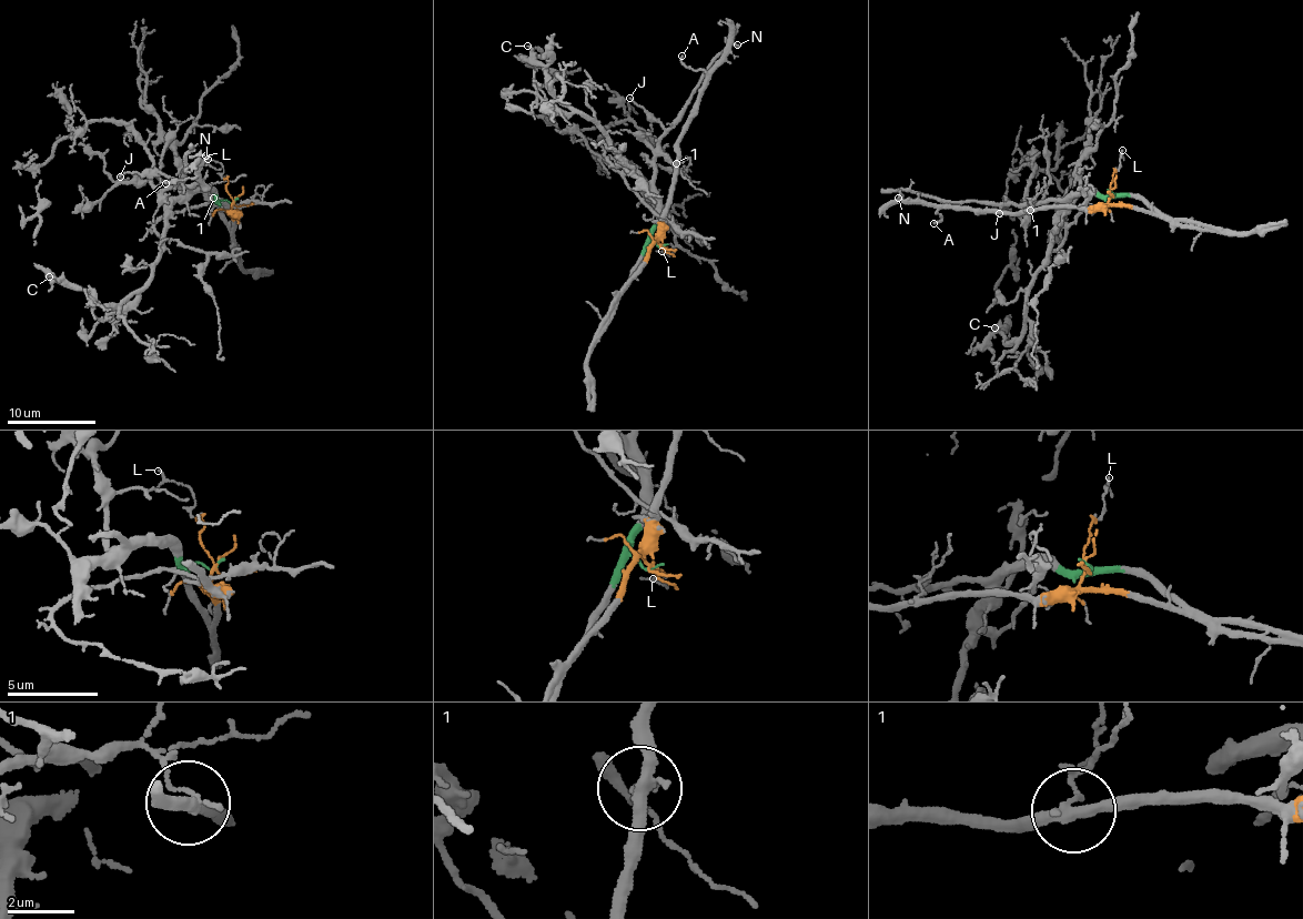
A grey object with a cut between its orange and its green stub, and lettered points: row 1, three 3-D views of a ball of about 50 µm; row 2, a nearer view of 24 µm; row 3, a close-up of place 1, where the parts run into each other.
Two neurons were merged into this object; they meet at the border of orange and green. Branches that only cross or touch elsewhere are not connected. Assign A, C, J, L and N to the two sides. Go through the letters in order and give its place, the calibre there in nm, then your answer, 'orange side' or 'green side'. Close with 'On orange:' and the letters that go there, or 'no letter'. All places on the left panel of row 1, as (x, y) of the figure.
A: (165, 183) | 120 nm | orange side
C: (49, 276) | 110 nm | green side
J: (120, 177) | 130 nm | green side
L: (205, 155) | 150 nm | orange side
N: (208, 159) | 90 nm | orange side
On orange: A, L, N

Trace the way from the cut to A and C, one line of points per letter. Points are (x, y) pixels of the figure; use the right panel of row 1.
A: (1111, 192), (1108, 202), (1097, 208), (1010, 214), (941, 209), (936, 212), (941, 216), (933, 224)
C: (1111, 192), (1067, 195), (1048, 261), (1028, 291), (1020, 337), (1006, 343), (1000, 329), (995, 327)

